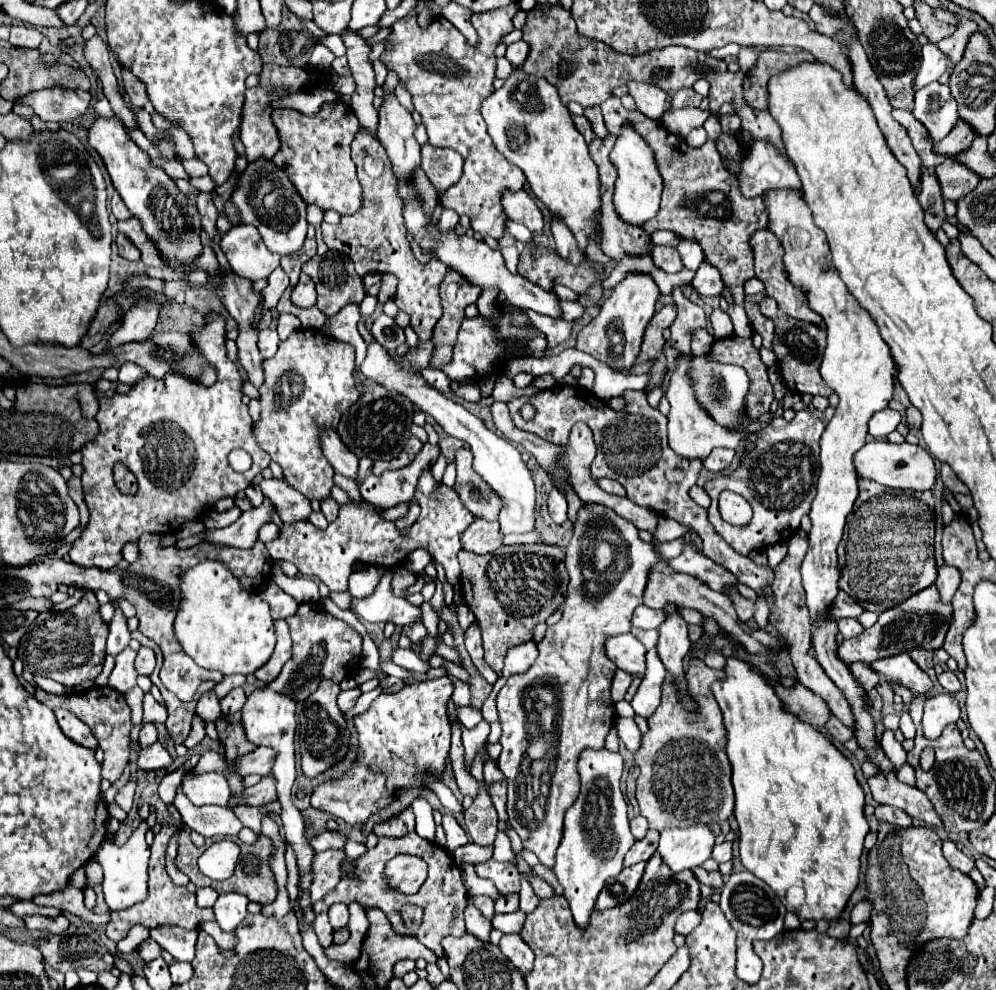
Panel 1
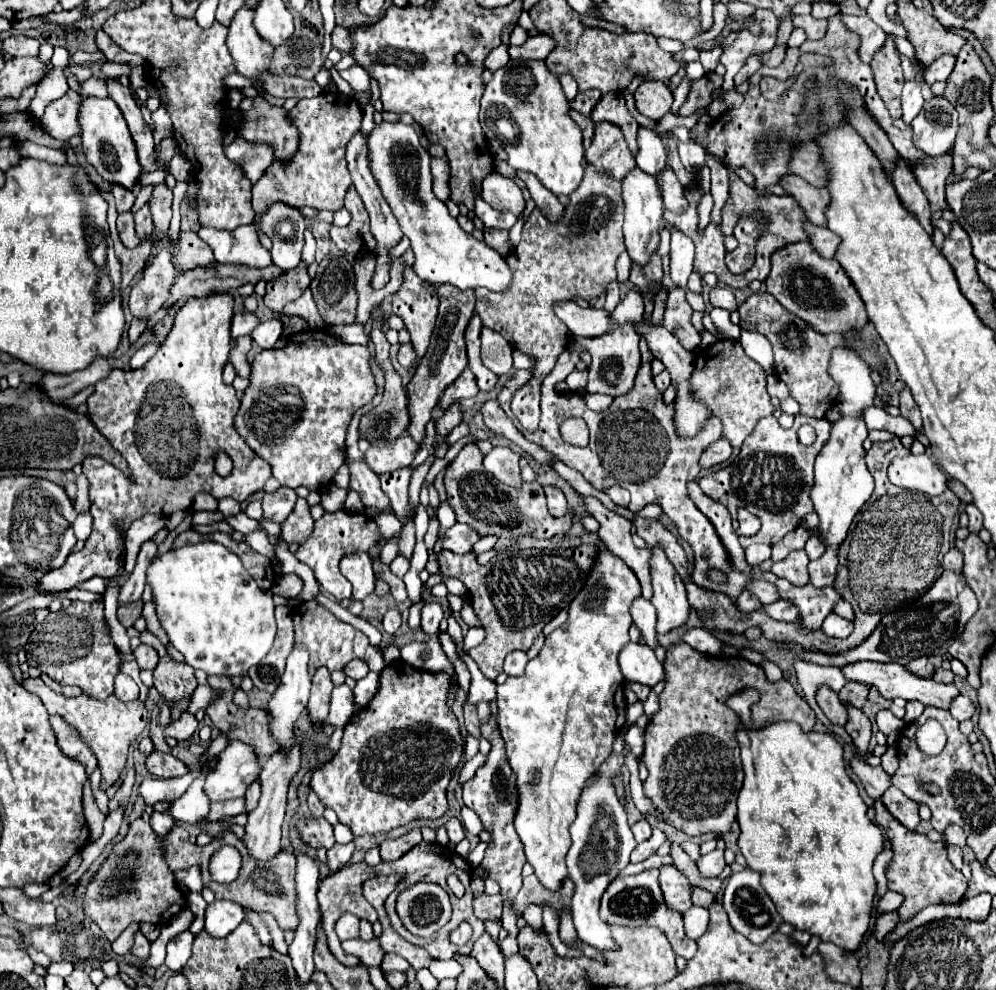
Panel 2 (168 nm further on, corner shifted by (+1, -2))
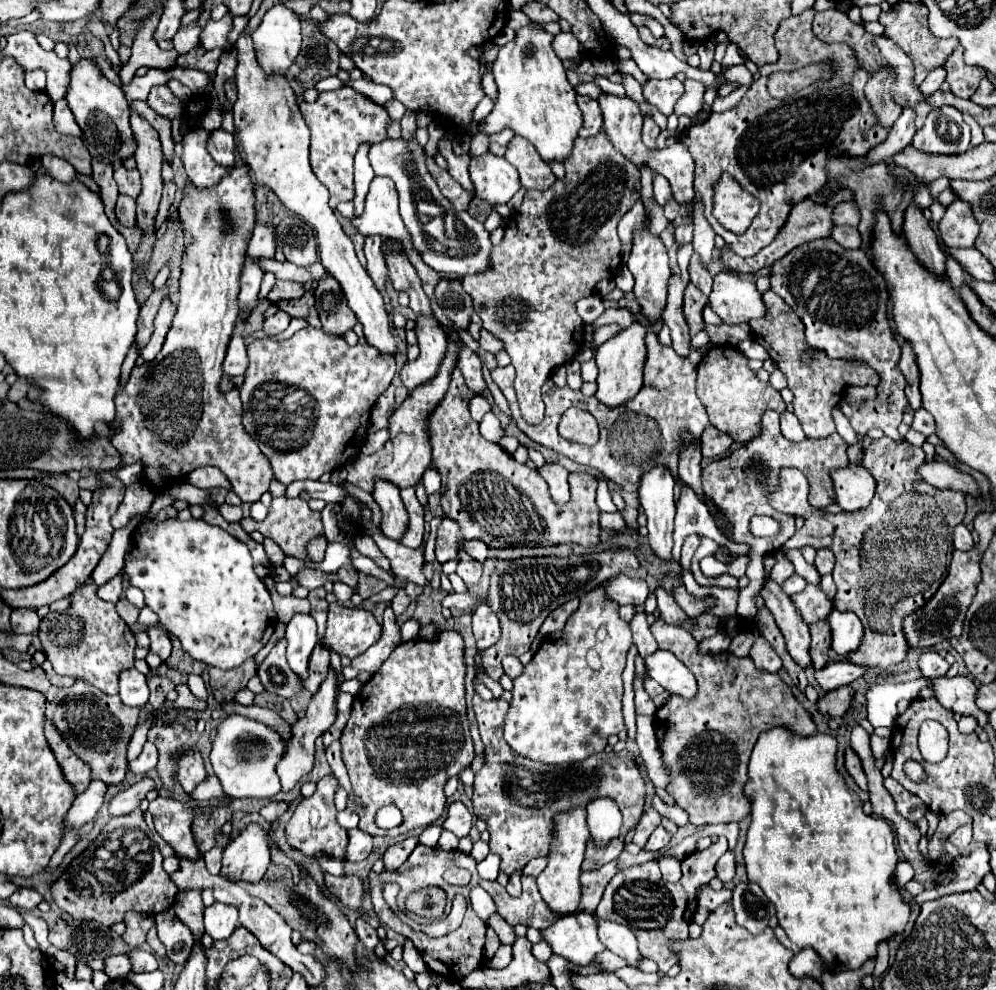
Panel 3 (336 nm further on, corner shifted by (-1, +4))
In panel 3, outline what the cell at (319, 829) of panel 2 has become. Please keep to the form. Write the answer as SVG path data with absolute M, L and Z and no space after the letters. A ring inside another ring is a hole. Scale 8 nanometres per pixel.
M334 774L322 778L318 782L316 792L310 798L304 798L296 806L290 822L286 824L286 840L290 842L292 848L300 850L306 856L316 856L318 852L326 852L330 856L344 858L344 850L348 844L348 832L336 824L336 808L334 808L336 786L338 786L338 780L334 778Z

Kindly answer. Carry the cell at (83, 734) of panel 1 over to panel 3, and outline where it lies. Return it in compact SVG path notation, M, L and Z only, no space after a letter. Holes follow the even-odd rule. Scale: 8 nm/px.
M46 720L44 732L46 732L46 740L48 740L50 748L54 750L54 756L58 760L60 768L64 770L64 776L68 778L68 782L74 784L76 794L82 794L88 788L88 784L92 782L90 768L84 762L80 762L80 758L76 758L76 754L72 754L72 748L68 746L68 742L60 734L60 730L54 726L54 722Z

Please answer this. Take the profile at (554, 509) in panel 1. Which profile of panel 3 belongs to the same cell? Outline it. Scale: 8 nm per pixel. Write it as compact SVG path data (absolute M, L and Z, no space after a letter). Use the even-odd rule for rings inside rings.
M546 464L540 470L542 478L548 482L550 496L556 504L566 504L570 500L570 490L568 490L568 472L560 464Z

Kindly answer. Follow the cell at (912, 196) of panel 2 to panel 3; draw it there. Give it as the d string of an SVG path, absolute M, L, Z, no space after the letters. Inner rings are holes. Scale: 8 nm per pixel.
M914 202L908 206L904 214L904 236L908 238L912 252L926 268L930 268L934 274L944 274L946 256L940 248L938 236L932 230L930 222L924 218L922 208Z

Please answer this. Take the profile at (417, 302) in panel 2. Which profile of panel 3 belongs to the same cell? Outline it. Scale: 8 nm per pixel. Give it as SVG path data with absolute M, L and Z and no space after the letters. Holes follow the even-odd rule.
M416 314L414 332L418 336L420 354L416 360L406 362L400 370L402 384L408 390L414 390L416 386L432 380L432 374L436 374L440 360L446 352L444 330L440 330L440 322L436 322L436 318L418 318Z

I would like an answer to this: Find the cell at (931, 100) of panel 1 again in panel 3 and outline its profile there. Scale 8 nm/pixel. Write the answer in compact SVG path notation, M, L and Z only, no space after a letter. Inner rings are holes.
M940 106L936 110L930 110L924 126L914 134L912 144L930 154L960 154L970 148L970 128L962 120L960 110L952 106Z

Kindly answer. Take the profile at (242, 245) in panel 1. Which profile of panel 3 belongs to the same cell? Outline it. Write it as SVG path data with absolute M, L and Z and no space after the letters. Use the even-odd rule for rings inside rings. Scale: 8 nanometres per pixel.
M254 226L246 252L254 258L274 258L274 226Z

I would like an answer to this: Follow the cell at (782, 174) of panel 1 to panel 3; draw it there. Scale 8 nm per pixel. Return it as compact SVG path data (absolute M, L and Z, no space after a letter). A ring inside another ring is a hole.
M838 202L832 212L832 222L834 222L834 226L842 226L842 224L858 226L858 222L860 222L858 206L854 202Z

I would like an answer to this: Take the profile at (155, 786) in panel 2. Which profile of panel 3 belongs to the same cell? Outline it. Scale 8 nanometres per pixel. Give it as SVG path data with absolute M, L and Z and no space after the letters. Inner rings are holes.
M144 776L140 782L136 782L134 786L122 790L118 796L112 798L110 804L110 816L124 816L130 814L134 808L140 806L140 802L146 798L146 794L150 790L156 790L156 782L148 776Z

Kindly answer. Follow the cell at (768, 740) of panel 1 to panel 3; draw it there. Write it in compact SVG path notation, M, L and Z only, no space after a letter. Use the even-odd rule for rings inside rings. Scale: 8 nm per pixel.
M786 726L760 734L748 766L746 798L750 800L750 828L744 844L744 862L748 880L756 882L768 900L776 906L780 926L800 948L814 948L834 971L856 970L868 958L876 956L880 940L902 932L910 906L902 902L892 884L892 872L898 862L894 832L886 820L874 820L864 814L862 800L850 790L836 770L838 740L832 734L814 734L800 738Z

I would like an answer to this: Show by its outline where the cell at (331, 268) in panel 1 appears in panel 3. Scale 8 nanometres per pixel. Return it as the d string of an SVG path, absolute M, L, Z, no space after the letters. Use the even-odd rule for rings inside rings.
M328 272L318 282L314 296L316 296L316 310L320 314L324 332L342 336L344 332L354 328L356 316L344 302L344 292L340 290L340 282L336 282Z

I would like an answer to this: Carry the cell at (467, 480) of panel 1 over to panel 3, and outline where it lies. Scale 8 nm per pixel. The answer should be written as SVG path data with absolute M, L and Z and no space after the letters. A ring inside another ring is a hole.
M456 368L446 396L430 416L432 464L442 476L444 516L460 524L464 538L480 538L492 548L548 546L560 542L582 546L598 544L598 480L586 472L570 473L570 502L556 506L536 468L516 462L498 444L480 436L478 422L474 422L468 412L468 400L472 396L464 384L464 376Z

